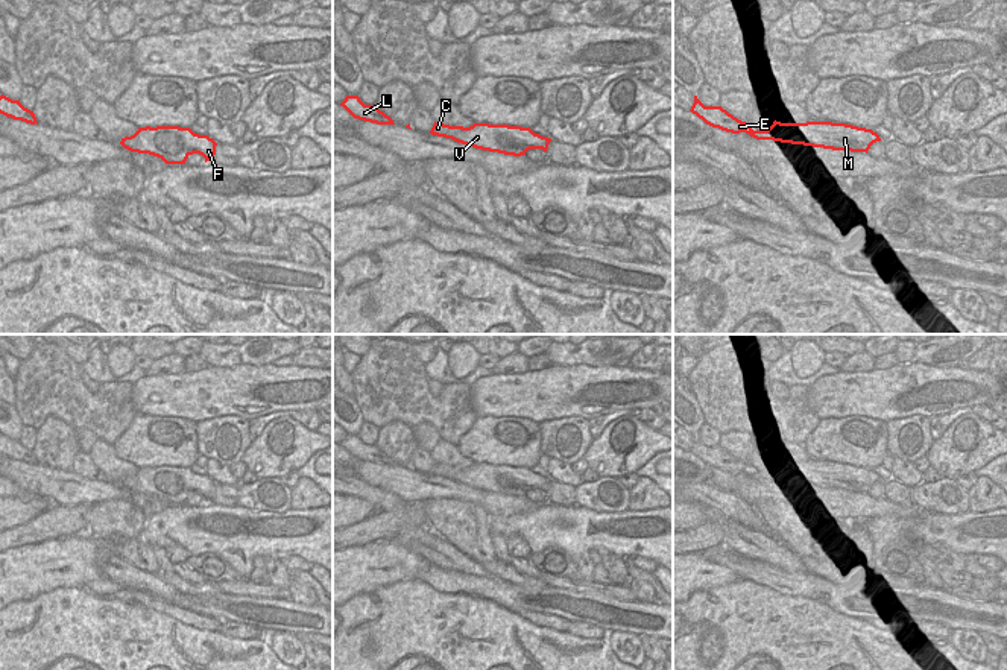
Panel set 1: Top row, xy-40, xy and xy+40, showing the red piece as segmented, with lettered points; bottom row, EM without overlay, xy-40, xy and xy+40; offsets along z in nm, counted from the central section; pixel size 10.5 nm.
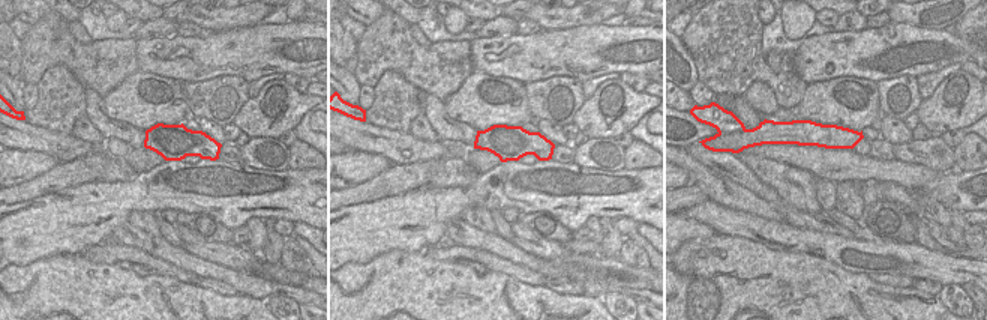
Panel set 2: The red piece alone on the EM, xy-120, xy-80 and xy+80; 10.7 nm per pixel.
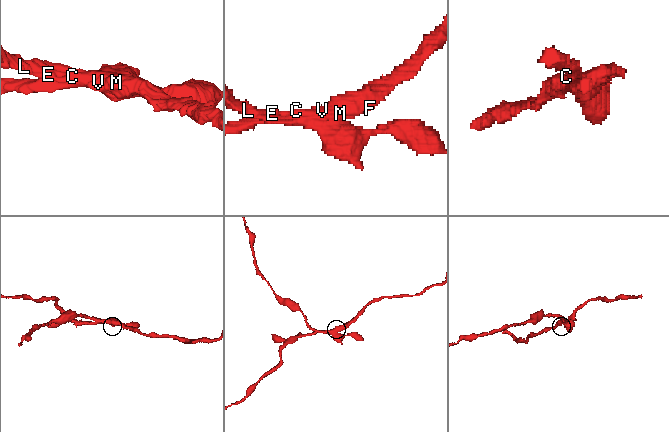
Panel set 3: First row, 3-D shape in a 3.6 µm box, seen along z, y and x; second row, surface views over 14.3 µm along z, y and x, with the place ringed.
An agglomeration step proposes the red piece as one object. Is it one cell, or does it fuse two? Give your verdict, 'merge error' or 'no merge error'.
merge error

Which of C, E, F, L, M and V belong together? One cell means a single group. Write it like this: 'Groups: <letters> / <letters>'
Groups: C F M V / E L

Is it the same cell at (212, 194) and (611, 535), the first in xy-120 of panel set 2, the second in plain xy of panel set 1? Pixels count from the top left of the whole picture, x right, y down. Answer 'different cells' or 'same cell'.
same cell

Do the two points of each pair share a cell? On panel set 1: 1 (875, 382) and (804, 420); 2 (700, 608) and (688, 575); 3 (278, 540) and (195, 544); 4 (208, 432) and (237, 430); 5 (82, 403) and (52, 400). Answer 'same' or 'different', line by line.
1: different
2: different
3: same
4: same
5: same

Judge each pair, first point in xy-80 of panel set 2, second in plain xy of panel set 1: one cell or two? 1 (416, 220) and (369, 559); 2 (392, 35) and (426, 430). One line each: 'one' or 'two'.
1: one
2: two

